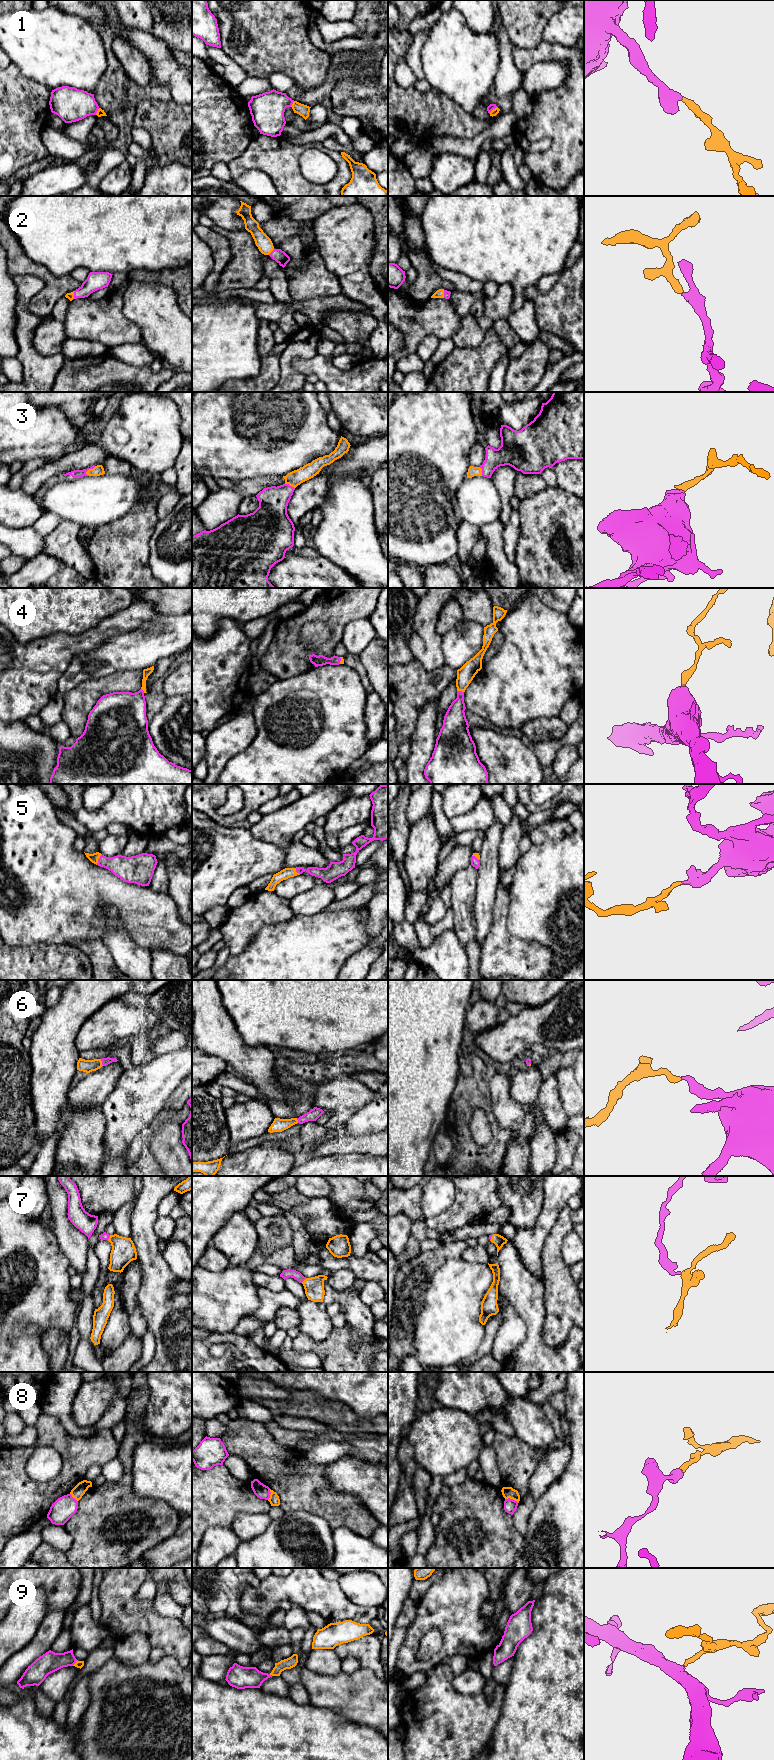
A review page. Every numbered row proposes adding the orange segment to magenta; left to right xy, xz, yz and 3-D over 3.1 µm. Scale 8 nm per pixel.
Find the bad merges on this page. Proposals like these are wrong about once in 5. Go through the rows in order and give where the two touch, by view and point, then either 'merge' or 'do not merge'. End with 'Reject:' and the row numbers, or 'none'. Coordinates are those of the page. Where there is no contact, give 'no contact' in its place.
1: contact xy (97, 110); merge
2: contact xz (272, 251); merge
3: contact xy (90, 468); merge
4: contact yz (460, 691); merge
5: contact xy (98, 859); merge
6: contact xy (102, 1062); merge
7: contact xy (108, 1238); merge
8: contact yz (512, 1499); do not merge
9: contact xy (74, 1663); merge
Reject: 8

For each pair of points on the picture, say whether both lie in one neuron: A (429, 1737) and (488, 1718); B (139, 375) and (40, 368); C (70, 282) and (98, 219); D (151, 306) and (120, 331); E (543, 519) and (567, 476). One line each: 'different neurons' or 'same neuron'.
A: same neuron
B: different neurons
C: different neurons
D: different neurons
E: different neurons

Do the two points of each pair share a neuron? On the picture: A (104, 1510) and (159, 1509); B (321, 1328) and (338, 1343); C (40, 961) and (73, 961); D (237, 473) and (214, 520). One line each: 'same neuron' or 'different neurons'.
A: same neuron
B: different neurons
C: same neuron
D: different neurons

